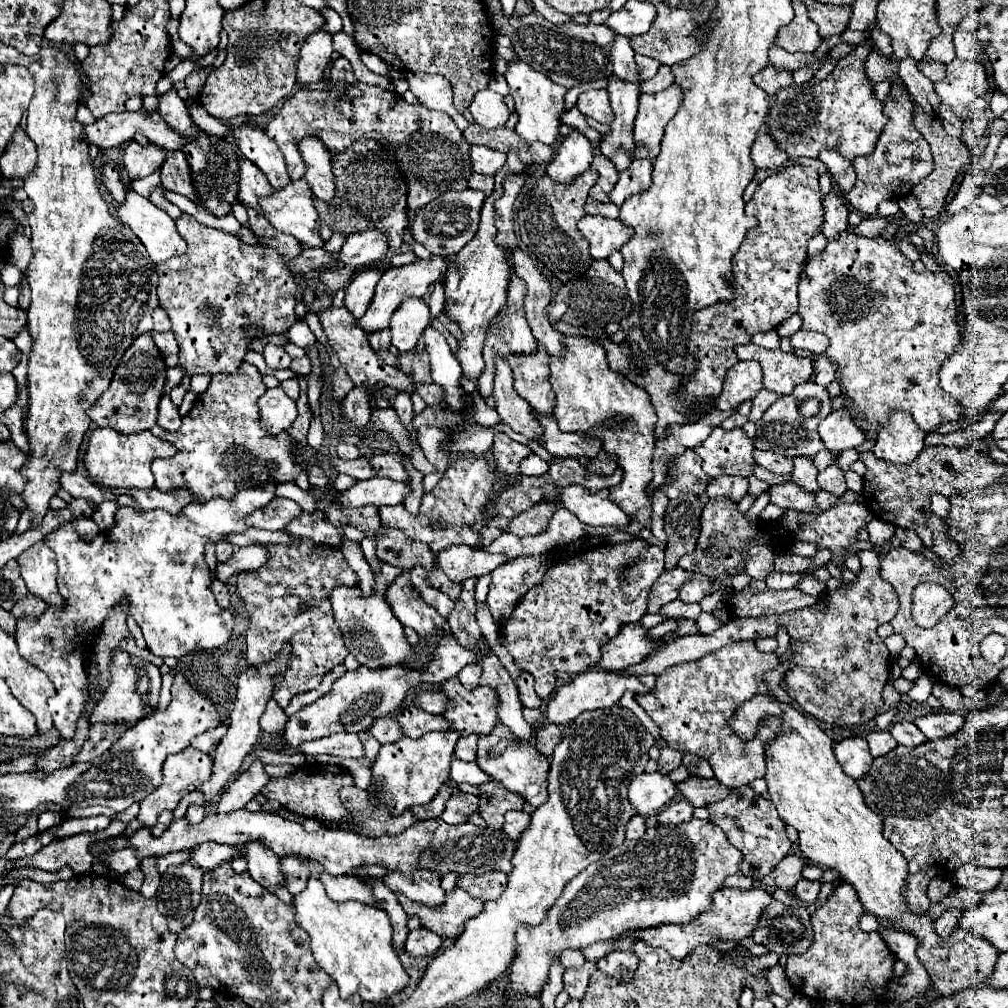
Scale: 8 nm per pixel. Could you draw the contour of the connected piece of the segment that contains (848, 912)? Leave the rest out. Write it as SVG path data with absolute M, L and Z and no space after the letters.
M839 883L827 901L811 915L815 941L801 955L789 955L785 973L795 989L811 999L841 1001L845 1005L863 1005L883 1001L887 983L893 979L895 957L879 933L859 929L863 905L849 883Z

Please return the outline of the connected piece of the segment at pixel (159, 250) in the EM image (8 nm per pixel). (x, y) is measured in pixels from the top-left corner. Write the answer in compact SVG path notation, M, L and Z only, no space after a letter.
M129 189L127 191L127 199L123 205L117 207L117 217L121 223L129 225L133 229L133 233L141 239L141 243L147 247L147 253L151 255L153 263L165 263L167 259L171 257L181 257L185 255L185 249L187 249L187 243L185 239L179 235L177 227L175 227L175 221L161 209L157 209L147 197L139 195L135 189Z

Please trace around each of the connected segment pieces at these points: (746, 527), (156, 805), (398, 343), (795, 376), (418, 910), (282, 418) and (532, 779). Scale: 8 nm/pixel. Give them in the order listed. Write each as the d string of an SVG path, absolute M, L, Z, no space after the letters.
M725 497L707 499L701 511L701 533L697 539L697 547L691 555L683 557L677 563L677 567L691 573L703 573L711 579L739 575L745 571L745 545L747 543L761 543L769 547L773 553L787 553L795 539L803 543L815 543L819 551L829 549L831 551L829 563L837 565L843 571L845 559L849 557L847 553L849 547L859 541L857 531L865 527L871 519L873 519L873 513L863 503L837 503L835 507L831 507L831 511L825 511L821 515L807 515L807 513L797 513L793 509L787 509L777 523L773 521L765 523L761 519L747 521L745 513L741 513L739 505L733 503L731 499L725 499Z
M187 747L185 751L179 751L179 753L173 753L165 759L163 763L163 785L157 787L157 791L153 791L149 797L145 797L141 801L141 811L137 815L137 821L143 825L143 827L153 827L155 821L157 821L157 815L165 809L173 811L175 805L179 803L179 799L185 795L185 793L191 793L195 789L199 789L211 775L211 757L195 747Z
M407 299L397 313L393 313L391 317L391 345L397 347L401 353L411 351L423 329L429 325L431 321L431 313L429 307L425 305L423 299Z
M753 343L737 345L735 353L739 359L759 361L763 367L763 387L779 395L789 395L795 385L813 377L813 361L809 357L797 357L781 349L767 351Z
M455 889L447 893L445 905L439 909L429 909L421 903L413 903L405 895L397 893L399 905L407 911L407 915L421 917L421 925L435 931L443 939L457 939L465 929L465 921L477 913L477 899L469 897L467 891Z
M281 385L275 389L267 389L267 393L259 399L259 411L261 425L271 435L287 431L297 417L297 405L291 397L287 397Z
M499 723L491 735L487 737L479 737L479 749L477 749L477 763L479 767L495 781L503 783L509 791L515 791L519 795L523 795L523 799L527 803L531 803L533 807L539 807L541 803L545 803L545 797L547 797L547 773L549 773L549 761L545 755L537 753L537 749L533 745L525 745L525 747L515 747L515 745L509 745L499 757L491 759L487 757L487 747L495 747L499 743L499 739L503 737L509 737L513 739L513 735Z

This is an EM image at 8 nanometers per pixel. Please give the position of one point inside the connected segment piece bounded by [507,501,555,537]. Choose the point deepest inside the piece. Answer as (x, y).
(531, 522)

